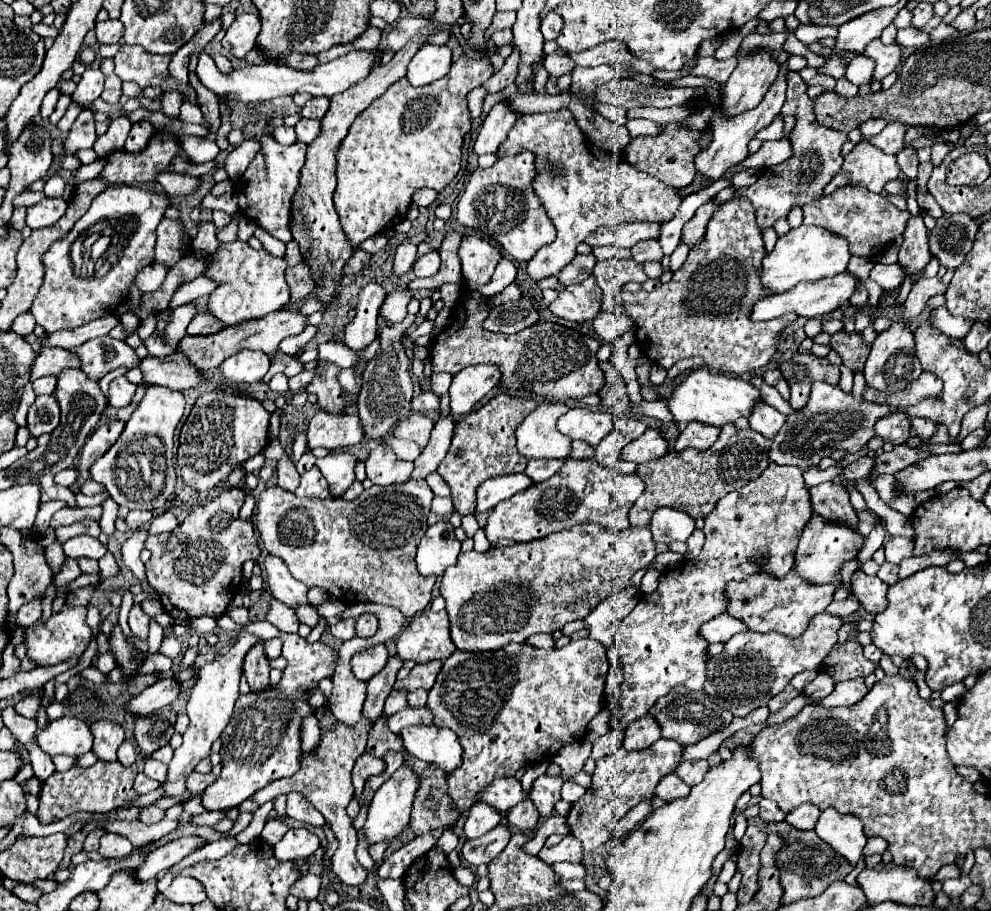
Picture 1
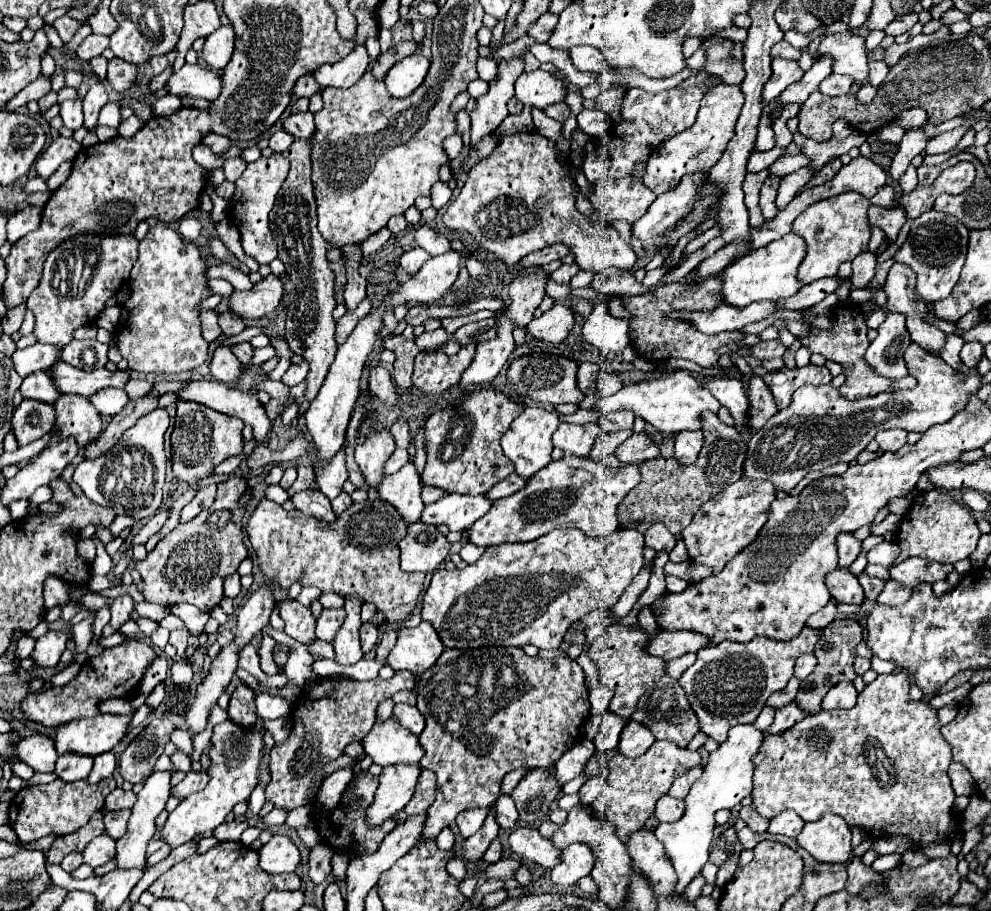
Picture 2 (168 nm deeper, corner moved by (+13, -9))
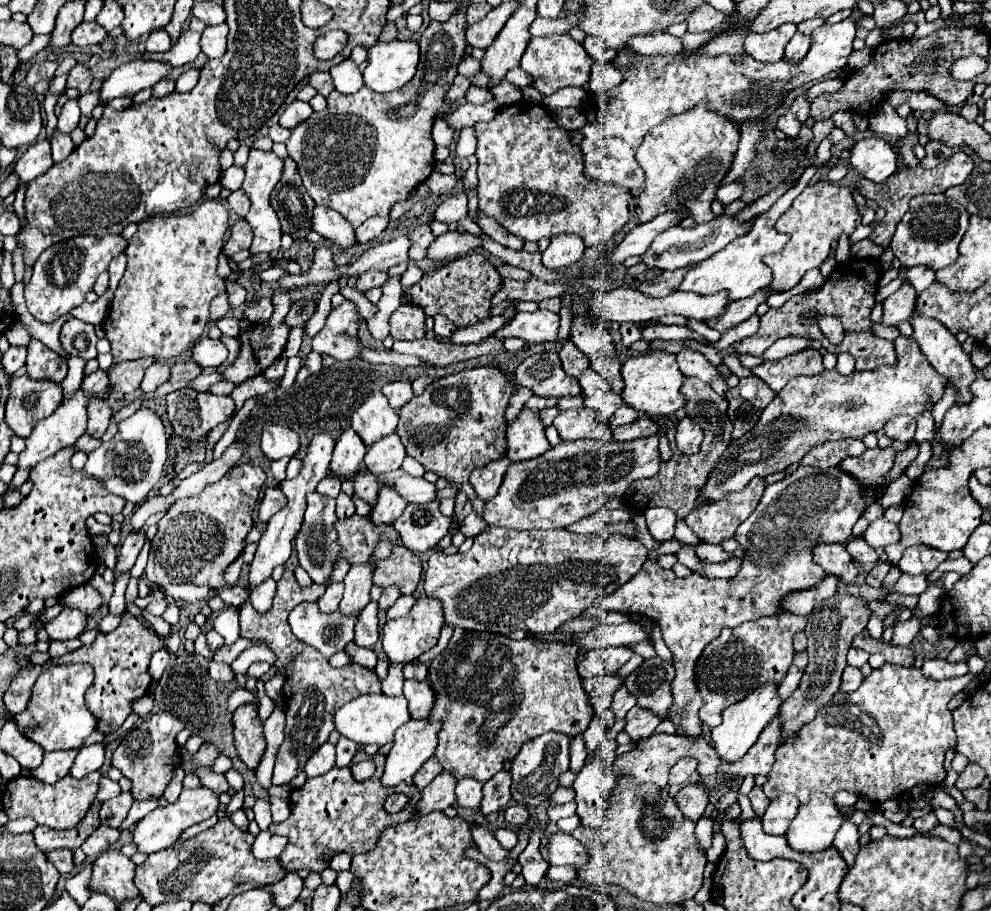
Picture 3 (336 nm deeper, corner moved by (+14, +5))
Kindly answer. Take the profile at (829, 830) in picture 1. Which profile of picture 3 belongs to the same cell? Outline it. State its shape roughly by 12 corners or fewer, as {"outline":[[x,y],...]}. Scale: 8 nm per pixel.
{"outline":[[822,792],[810,796],[786,832],[800,852],[830,848],[846,818]]}

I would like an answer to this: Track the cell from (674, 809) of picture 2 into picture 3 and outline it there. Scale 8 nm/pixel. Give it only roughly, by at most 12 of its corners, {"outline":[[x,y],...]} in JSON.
{"outline":[[696,784],[680,788],[674,796],[680,812],[698,820],[708,796]]}

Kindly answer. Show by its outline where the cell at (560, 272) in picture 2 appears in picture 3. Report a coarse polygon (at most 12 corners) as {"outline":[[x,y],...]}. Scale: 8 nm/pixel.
{"outline":[[556,236],[542,252],[542,264],[566,268],[582,258],[578,236]]}

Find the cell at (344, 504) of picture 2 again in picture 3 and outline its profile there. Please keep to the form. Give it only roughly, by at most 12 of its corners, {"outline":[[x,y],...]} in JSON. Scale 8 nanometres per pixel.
{"outline":[[340,492],[338,518],[354,514],[354,502],[348,494]]}

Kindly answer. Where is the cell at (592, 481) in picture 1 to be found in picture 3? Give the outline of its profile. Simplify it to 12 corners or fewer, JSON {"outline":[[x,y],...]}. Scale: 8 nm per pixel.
{"outline":[[658,436],[512,462],[488,526],[570,526],[654,476]]}

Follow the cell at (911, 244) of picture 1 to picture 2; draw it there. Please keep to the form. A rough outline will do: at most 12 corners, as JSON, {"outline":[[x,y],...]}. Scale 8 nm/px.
{"outline":[[893,264],[887,310],[905,314],[911,342],[939,354],[947,336],[929,322],[915,274]]}

